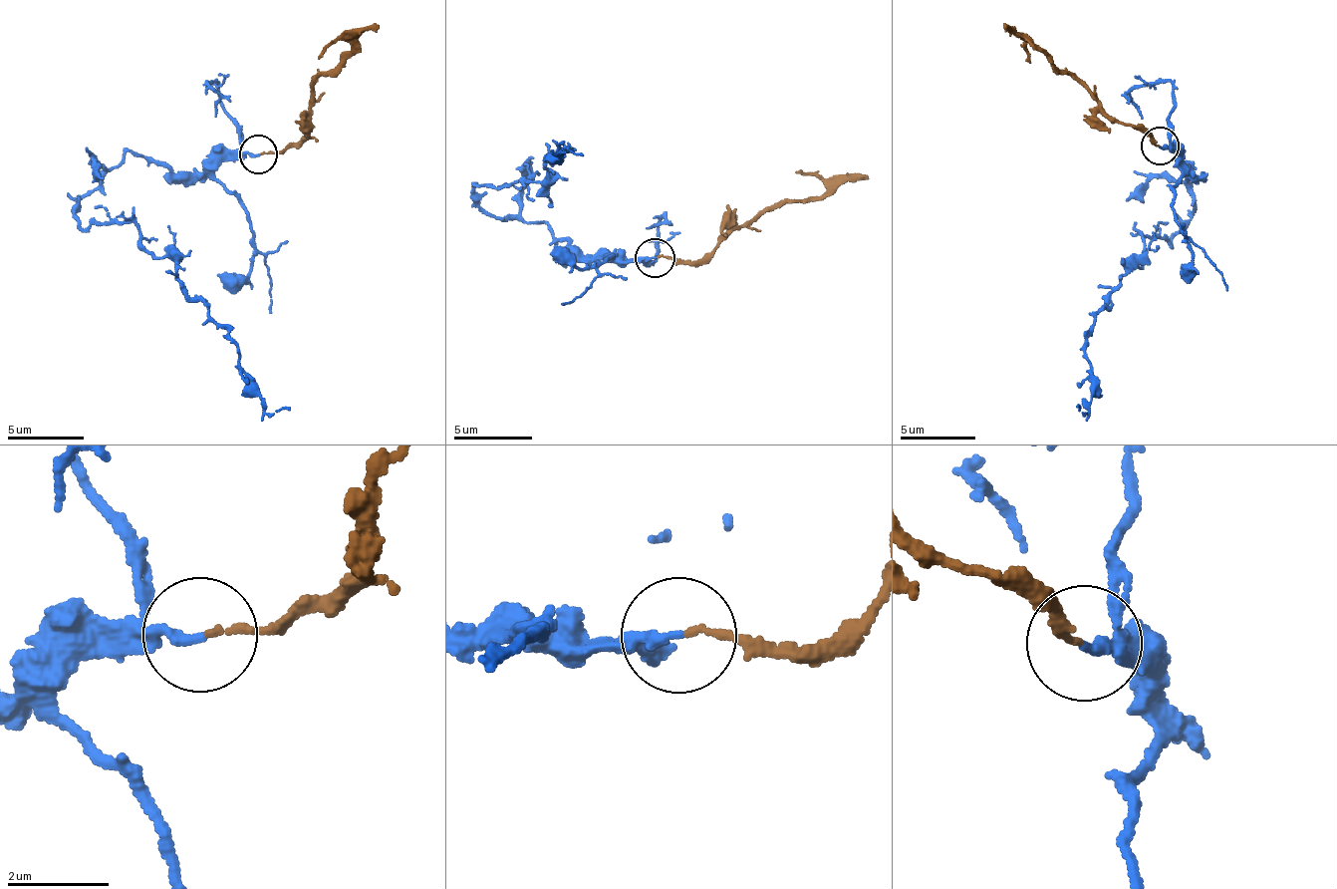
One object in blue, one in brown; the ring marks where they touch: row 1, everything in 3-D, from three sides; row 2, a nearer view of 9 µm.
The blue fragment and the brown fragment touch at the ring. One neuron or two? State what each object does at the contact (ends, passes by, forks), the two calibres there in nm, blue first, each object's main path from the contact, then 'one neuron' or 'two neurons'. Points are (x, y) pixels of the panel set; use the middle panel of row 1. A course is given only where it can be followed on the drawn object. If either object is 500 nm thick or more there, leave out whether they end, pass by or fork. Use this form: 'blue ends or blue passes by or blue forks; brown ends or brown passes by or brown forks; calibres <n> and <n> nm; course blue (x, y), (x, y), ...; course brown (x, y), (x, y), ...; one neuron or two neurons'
blue ends; brown ends; calibres 200 and 110 nm; course blue (654, 258), (586, 258), (472, 194), (544, 181), (544, 160), (567, 147), (558, 155), (582, 155); course brown (657, 258), (700, 260), (717, 241), (775, 205), (820, 196), (847, 178), (868, 174); one neuron

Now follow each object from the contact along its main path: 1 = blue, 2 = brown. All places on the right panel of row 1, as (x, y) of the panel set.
1: (1161, 147), (1181, 149), (1195, 203), (1173, 245), (1142, 238), (1141, 267), (1097, 316), (1078, 408)
2: (1160, 147), (1143, 129), (1119, 121), (1067, 74), (1058, 71), (1002, 23)

